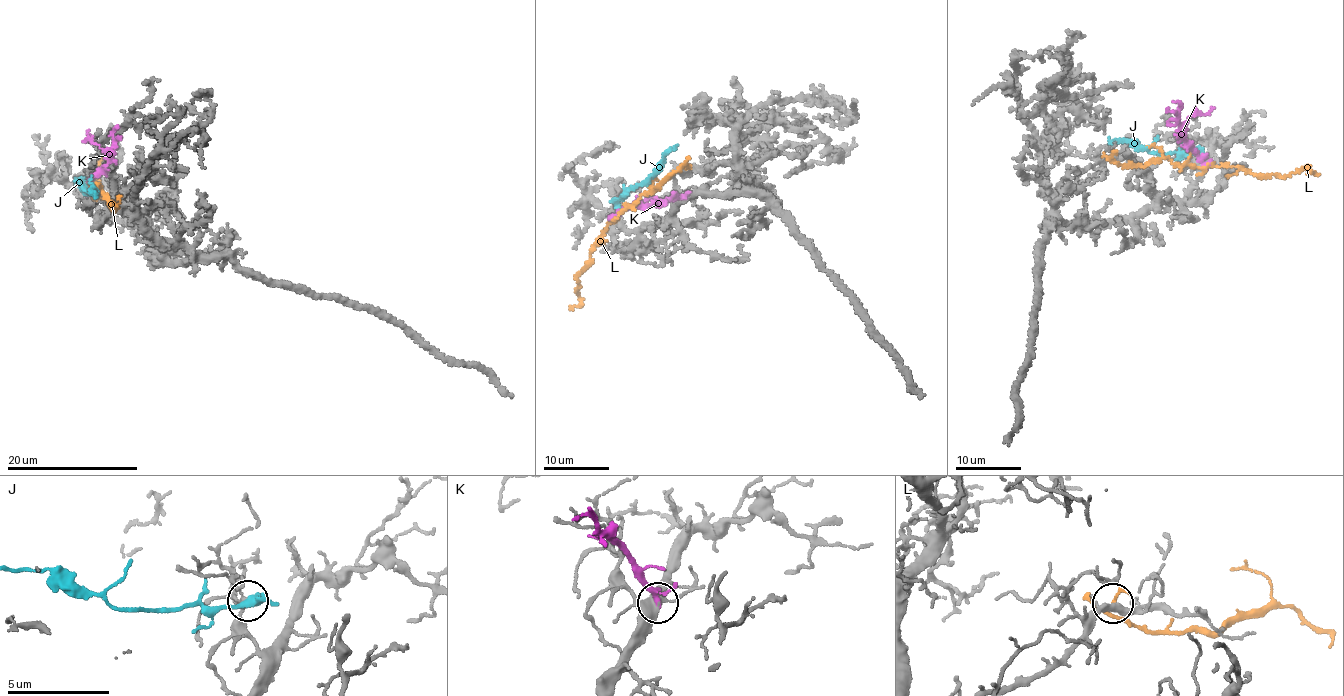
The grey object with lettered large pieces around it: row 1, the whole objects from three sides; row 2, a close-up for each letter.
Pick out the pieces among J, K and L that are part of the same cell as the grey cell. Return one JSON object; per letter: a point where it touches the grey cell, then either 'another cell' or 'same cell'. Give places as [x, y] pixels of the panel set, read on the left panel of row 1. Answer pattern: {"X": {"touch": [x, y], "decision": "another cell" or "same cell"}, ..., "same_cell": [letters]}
{"J": {"touch": [77, 183], "decision": "another cell"}, "K": {"touch": [87, 193], "decision": "same cell"}, "L": {"touch": [119, 203], "decision": "another cell"}, "same_cell": ["K"]}

